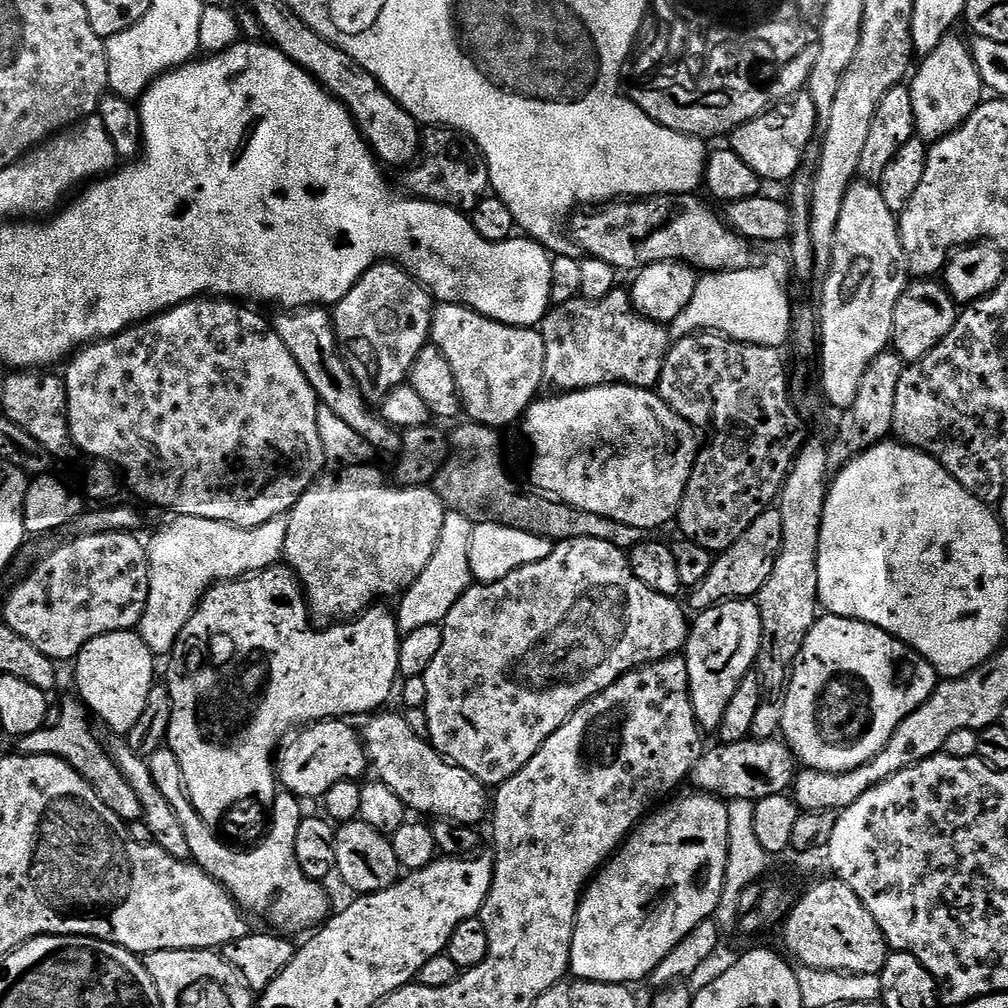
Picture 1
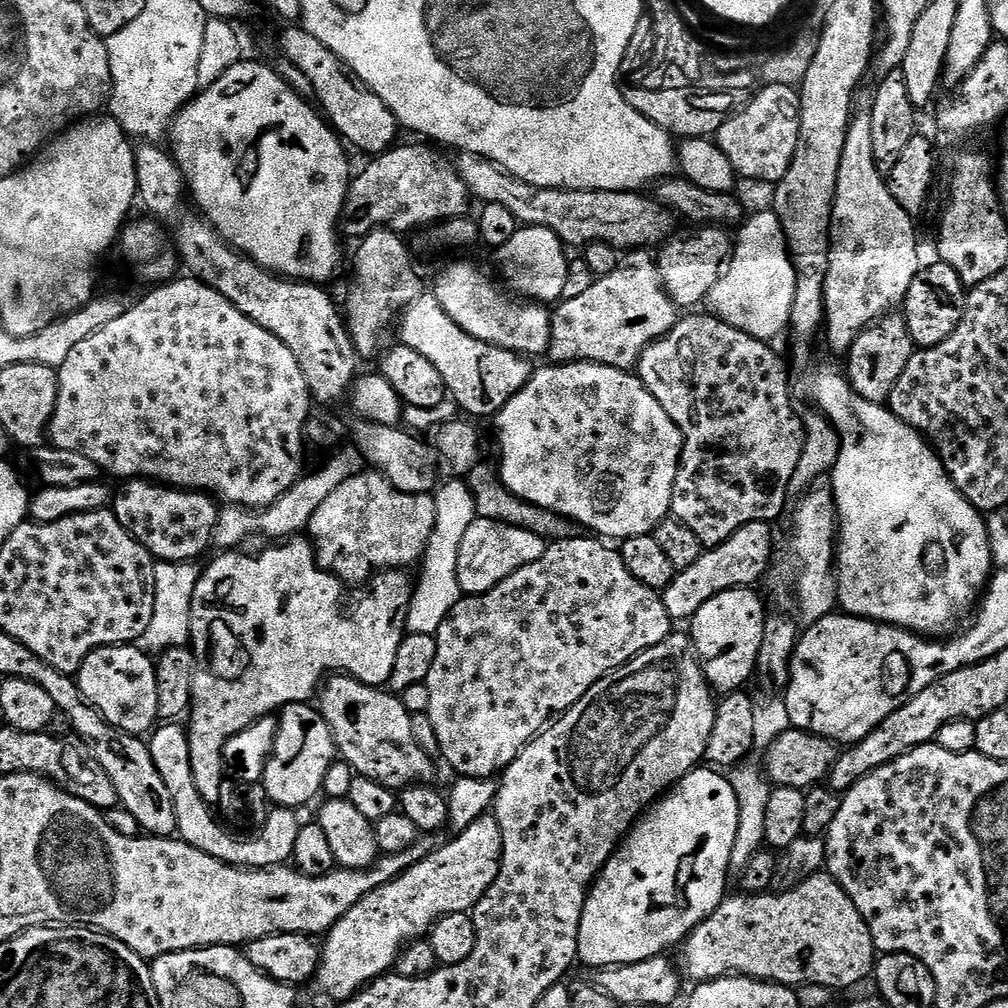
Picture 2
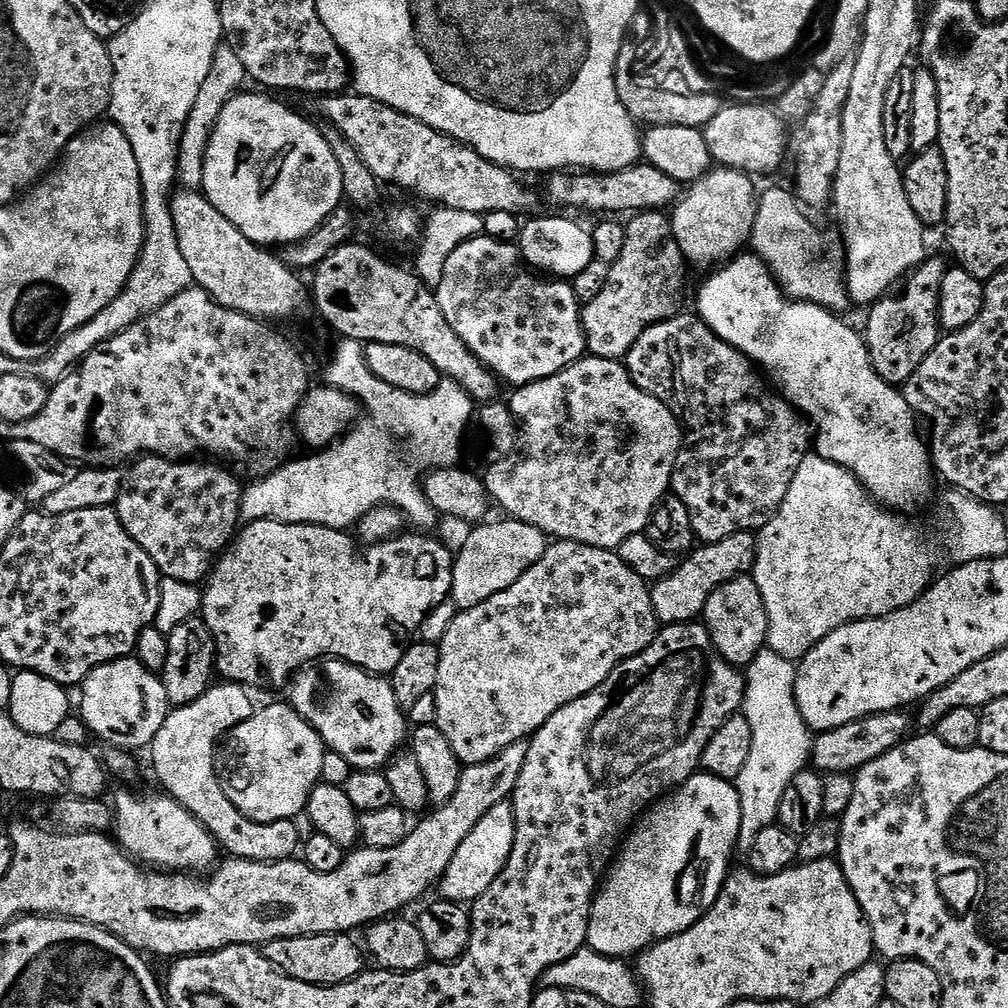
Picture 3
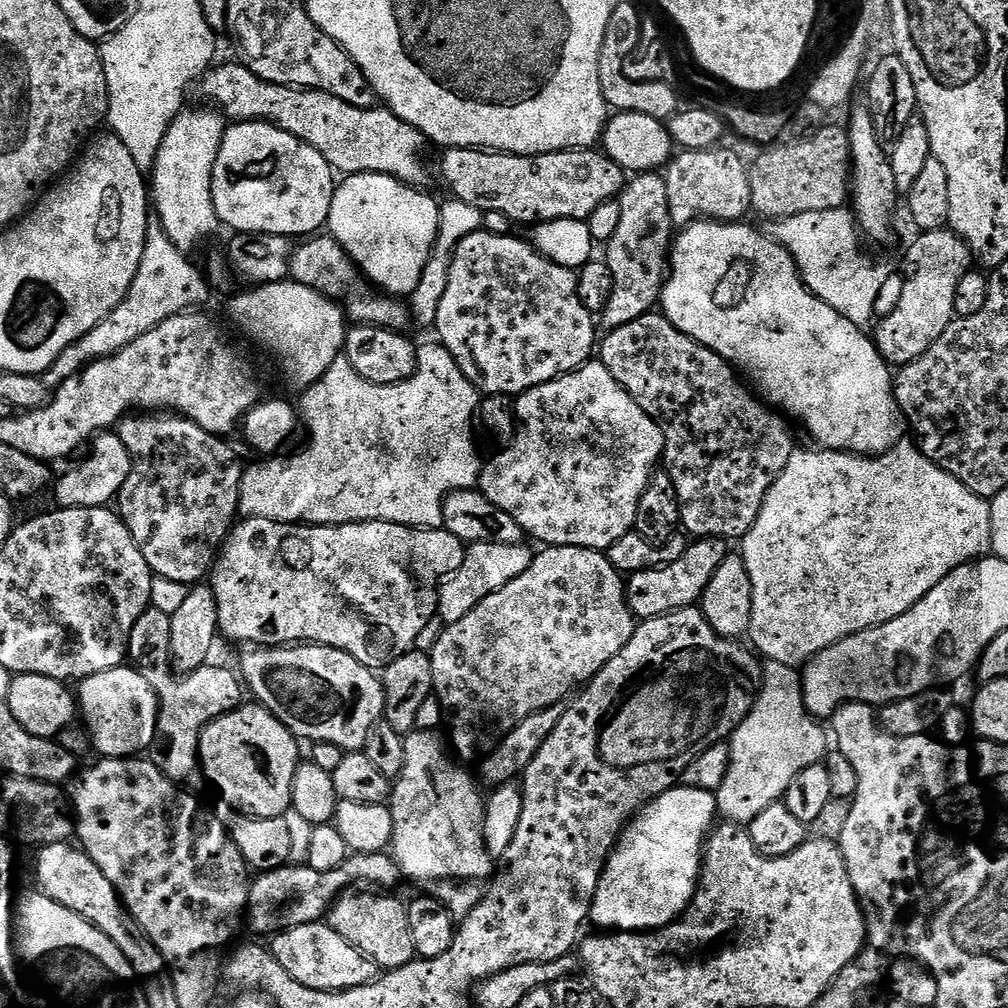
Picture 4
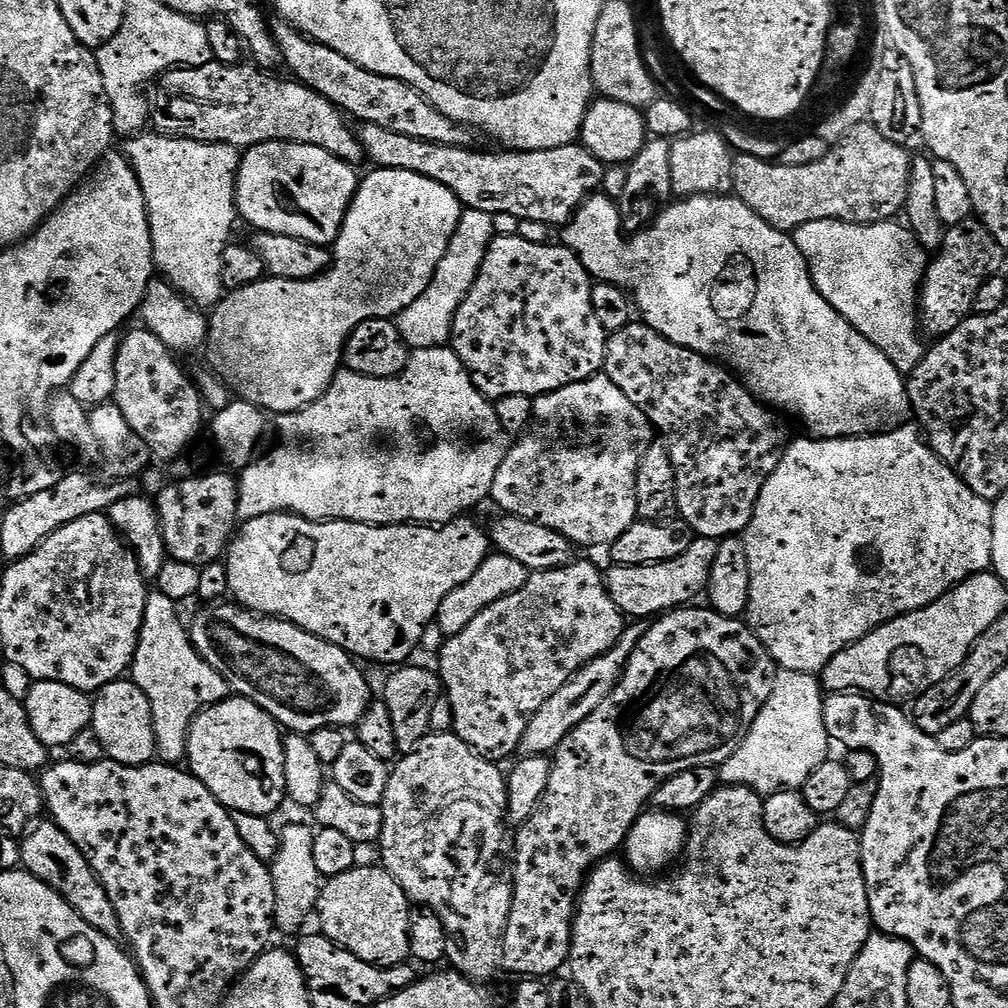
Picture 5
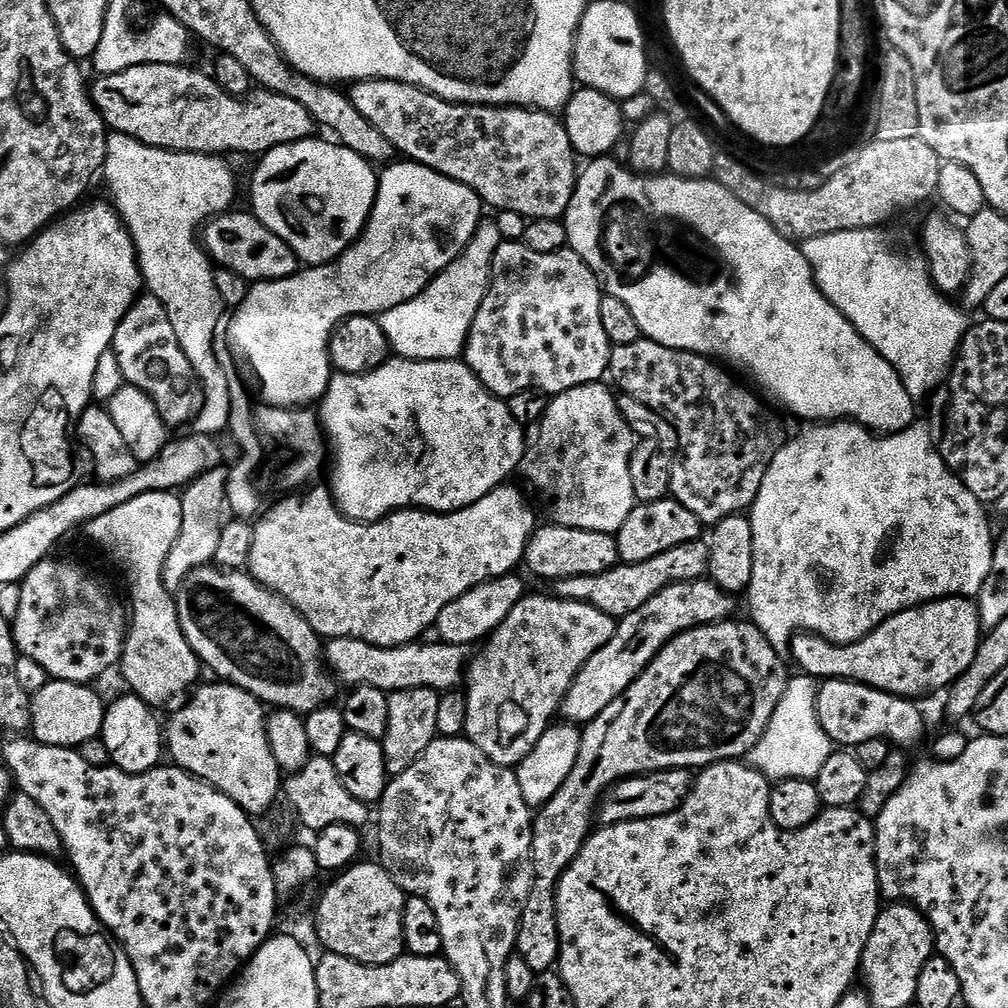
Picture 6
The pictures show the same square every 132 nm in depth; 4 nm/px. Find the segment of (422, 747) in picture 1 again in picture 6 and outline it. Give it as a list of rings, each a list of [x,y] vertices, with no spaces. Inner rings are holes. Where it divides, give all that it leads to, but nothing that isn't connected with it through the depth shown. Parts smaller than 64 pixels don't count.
[[[215,566],[191,569],[174,599],[182,634],[186,634],[186,642],[190,642],[201,665],[216,675],[213,677],[246,690],[265,706],[273,704],[273,709],[286,712],[316,712],[335,701],[332,699],[338,684],[324,659],[325,645],[321,637],[289,600],[259,584],[247,571]]]

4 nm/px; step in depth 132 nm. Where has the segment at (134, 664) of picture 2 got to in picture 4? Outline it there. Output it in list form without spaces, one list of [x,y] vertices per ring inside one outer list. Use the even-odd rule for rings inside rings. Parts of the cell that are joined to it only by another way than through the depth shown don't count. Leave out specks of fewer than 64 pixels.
[[[121,666],[114,670],[106,670],[102,674],[94,674],[90,678],[79,681],[78,712],[84,716],[84,724],[92,735],[92,744],[104,758],[136,758],[153,747],[156,743],[160,726],[160,697],[154,686],[142,678],[139,668],[135,666]]]

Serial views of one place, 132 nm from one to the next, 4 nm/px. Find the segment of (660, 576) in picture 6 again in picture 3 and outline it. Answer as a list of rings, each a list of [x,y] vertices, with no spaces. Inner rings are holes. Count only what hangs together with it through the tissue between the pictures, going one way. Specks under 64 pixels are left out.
[[[750,532],[730,534],[730,538],[722,538],[722,542],[700,544],[687,553],[666,578],[651,585],[652,605],[657,621],[664,626],[691,624],[697,618],[703,617],[706,602],[710,602],[710,594],[714,594],[718,586],[734,578],[749,575],[755,561],[756,536]]]

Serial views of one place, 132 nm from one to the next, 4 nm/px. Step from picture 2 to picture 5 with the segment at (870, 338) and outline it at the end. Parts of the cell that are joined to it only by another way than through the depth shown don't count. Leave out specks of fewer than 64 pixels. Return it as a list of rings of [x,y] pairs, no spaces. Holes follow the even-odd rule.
[[[973,218],[951,225],[944,233],[942,246],[931,257],[928,270],[924,274],[924,282],[918,293],[918,319],[923,331],[929,337],[932,335],[932,338],[949,336],[959,324],[973,315],[978,289],[982,287],[982,282],[988,280],[989,276],[1003,269],[1000,267],[1004,264],[1004,256],[1006,256],[1005,249],[998,246],[998,242],[994,240],[994,234],[990,234],[990,230],[986,230],[986,226],[982,226],[979,220]]]

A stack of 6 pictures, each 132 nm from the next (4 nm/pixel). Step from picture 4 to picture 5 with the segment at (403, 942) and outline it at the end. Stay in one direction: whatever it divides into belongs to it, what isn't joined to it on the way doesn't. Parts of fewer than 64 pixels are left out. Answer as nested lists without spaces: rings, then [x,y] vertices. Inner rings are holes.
[[[357,866],[346,870],[346,874],[331,877],[320,889],[319,912],[319,931],[338,946],[350,950],[350,954],[362,958],[362,962],[370,962],[379,968],[393,968],[412,956],[410,930],[414,908],[406,890],[402,890],[383,866]]]

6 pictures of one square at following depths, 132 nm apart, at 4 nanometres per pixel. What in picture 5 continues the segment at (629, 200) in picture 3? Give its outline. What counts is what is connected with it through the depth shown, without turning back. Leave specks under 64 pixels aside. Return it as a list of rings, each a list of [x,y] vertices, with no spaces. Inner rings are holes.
[[[361,123],[359,127],[358,135],[360,137],[360,145],[364,147],[367,159],[369,161],[372,159],[374,162],[373,165],[375,165],[376,168],[410,170],[414,174],[422,174],[426,178],[430,178],[434,182],[438,182],[442,186],[446,186],[446,190],[453,192],[453,194],[460,199],[460,203],[465,209],[473,208],[473,210],[476,211],[473,213],[487,214],[489,217],[494,217],[498,214],[514,214],[514,218],[518,218],[521,222],[528,223],[529,220],[532,224],[567,225],[569,221],[571,221],[572,217],[576,215],[576,211],[584,204],[584,201],[601,187],[606,169],[606,165],[604,165],[590,149],[581,146],[579,143],[558,146],[557,148],[551,148],[550,150],[538,150],[537,152],[521,152],[519,150],[502,150],[504,152],[476,152],[477,149],[475,147],[459,148],[458,146],[446,146],[445,144],[439,144],[438,142],[426,142],[425,140],[419,140],[418,138],[408,138],[406,134],[394,134],[390,130],[386,130],[386,126],[374,126],[373,124]]]

